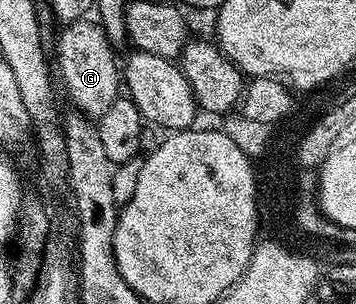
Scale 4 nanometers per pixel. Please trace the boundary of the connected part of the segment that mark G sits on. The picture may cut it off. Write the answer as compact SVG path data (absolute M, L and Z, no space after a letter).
M84 17L77 23L68 23L62 28L63 32L59 35L59 44L55 47L55 57L53 53L53 63L59 66L57 69L57 79L63 82L63 91L71 98L71 103L76 112L82 113L88 117L97 117L101 113L105 113L105 109L109 109L109 105L113 105L115 99L121 95L121 67L117 62L115 64L116 48L105 37L103 28L98 22L92 21L90 18Z

